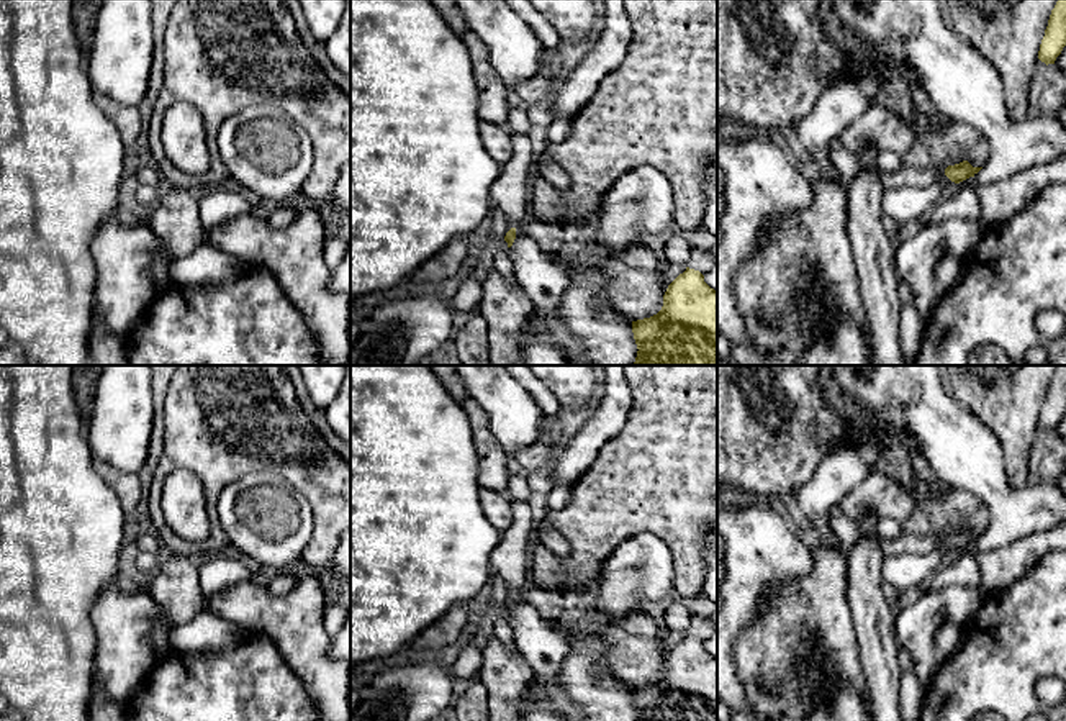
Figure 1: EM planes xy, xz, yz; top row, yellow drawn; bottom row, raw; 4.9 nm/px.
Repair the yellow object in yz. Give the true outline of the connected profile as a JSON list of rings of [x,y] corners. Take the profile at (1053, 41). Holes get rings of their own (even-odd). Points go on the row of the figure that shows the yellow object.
[[[1058,0],[1051,10],[1045,36],[1040,44],[1038,59],[1055,64],[1056,57],[1066,46],[1066,0]]]

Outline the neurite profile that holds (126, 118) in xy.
[[[93,92],[93,103],[116,126],[124,147],[141,136],[141,111],[138,107],[120,105],[108,95]]]

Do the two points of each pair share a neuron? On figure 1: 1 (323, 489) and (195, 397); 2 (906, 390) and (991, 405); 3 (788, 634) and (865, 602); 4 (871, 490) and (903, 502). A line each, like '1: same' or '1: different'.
1: same
2: different
3: different
4: same

